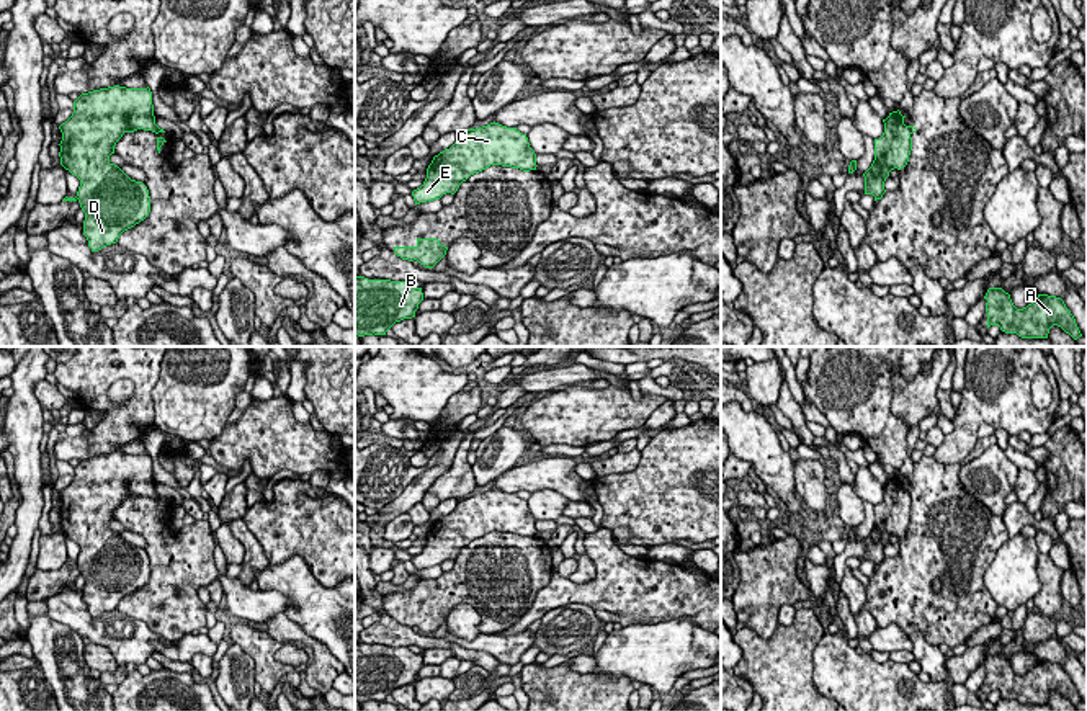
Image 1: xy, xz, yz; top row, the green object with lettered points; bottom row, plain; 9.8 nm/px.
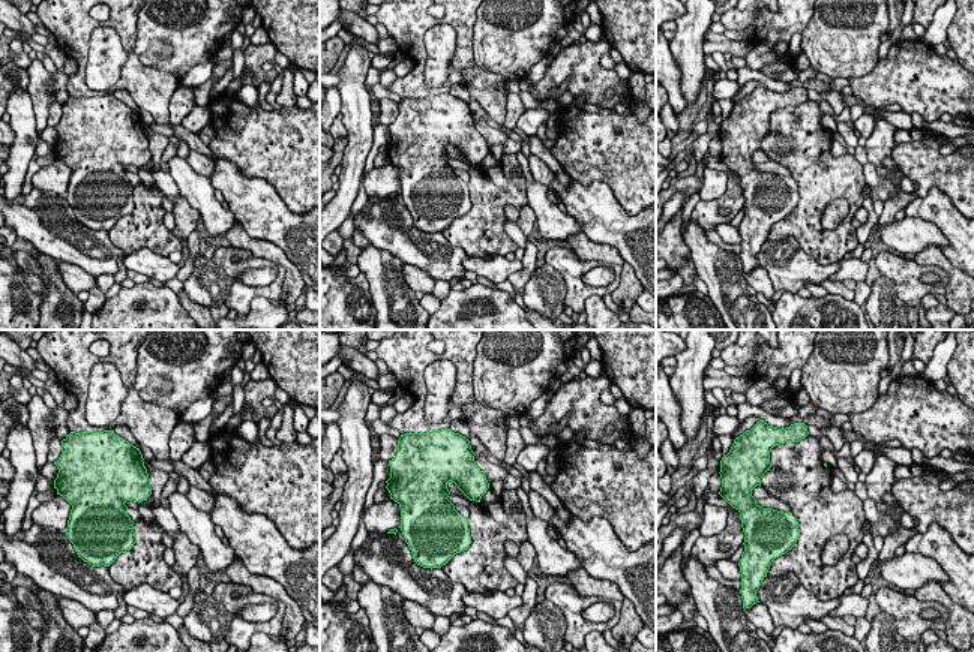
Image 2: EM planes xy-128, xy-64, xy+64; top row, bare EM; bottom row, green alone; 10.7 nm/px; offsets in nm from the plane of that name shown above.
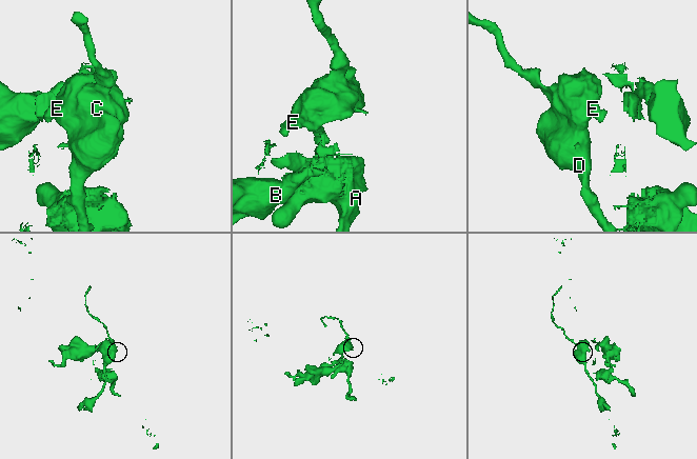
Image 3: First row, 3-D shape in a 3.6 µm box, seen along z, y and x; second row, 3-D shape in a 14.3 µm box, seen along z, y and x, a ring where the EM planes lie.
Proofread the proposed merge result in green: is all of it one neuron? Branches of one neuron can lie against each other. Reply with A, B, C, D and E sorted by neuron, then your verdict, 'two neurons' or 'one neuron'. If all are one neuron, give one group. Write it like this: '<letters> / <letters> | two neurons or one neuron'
A B / C D E | two neurons

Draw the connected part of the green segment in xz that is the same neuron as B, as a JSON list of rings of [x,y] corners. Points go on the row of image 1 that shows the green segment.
[[[355,276],[355,335],[386,335],[396,322],[415,317],[422,301],[422,288],[409,281]]]

